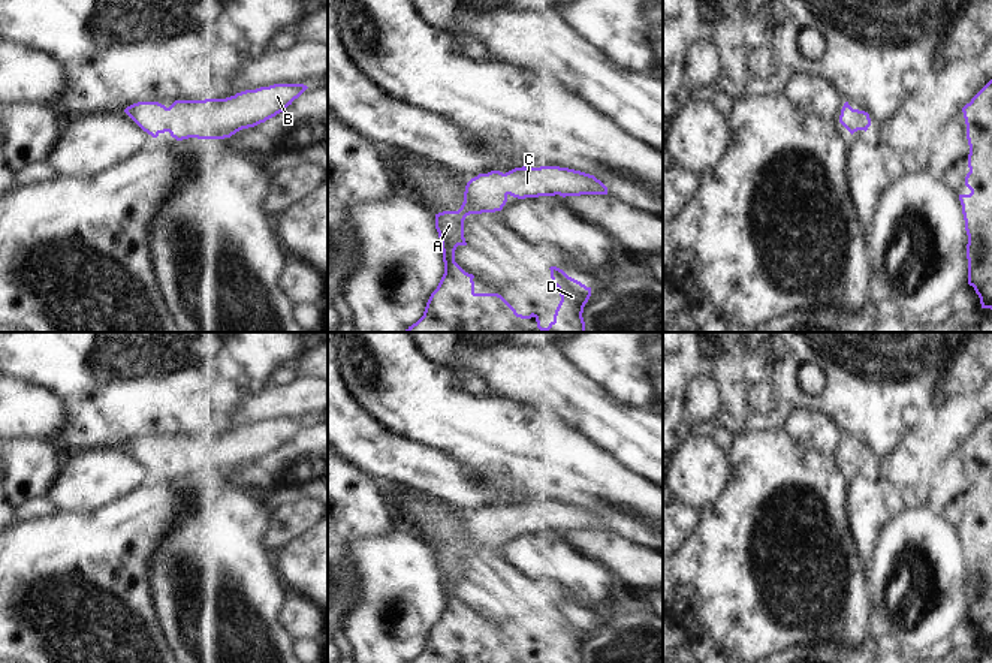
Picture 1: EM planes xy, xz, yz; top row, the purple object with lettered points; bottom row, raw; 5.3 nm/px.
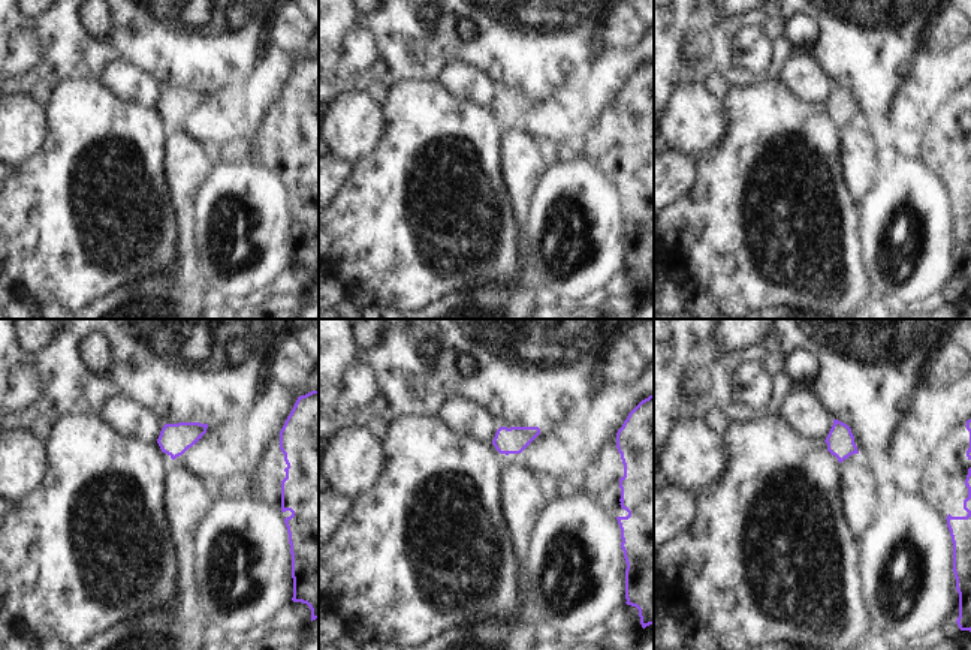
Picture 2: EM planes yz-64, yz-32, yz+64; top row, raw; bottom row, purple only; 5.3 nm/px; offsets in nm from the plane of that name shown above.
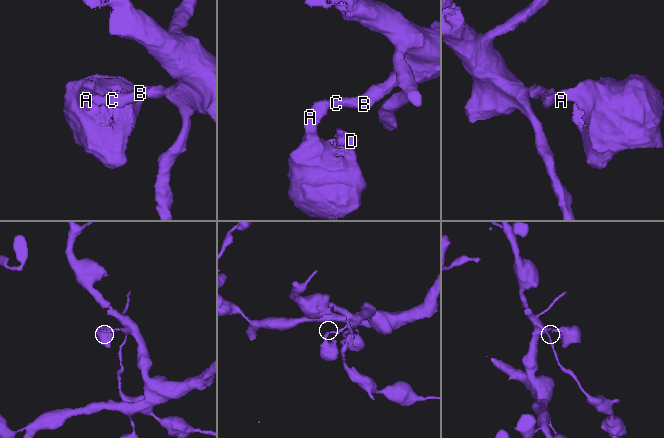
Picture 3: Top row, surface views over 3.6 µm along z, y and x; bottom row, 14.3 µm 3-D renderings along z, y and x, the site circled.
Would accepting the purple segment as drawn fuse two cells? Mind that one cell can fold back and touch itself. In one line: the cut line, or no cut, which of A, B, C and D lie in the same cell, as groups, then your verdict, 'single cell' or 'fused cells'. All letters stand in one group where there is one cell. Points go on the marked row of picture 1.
no cut; A B C D; single cell

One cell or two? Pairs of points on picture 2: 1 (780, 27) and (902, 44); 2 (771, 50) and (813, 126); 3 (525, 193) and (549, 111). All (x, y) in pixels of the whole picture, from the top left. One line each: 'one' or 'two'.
1: one
2: two
3: two

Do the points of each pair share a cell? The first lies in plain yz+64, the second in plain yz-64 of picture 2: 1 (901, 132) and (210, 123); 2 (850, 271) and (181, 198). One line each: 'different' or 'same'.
1: same
2: different

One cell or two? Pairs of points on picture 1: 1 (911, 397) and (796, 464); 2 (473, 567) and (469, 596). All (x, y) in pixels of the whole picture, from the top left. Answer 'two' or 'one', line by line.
1: two
2: two

